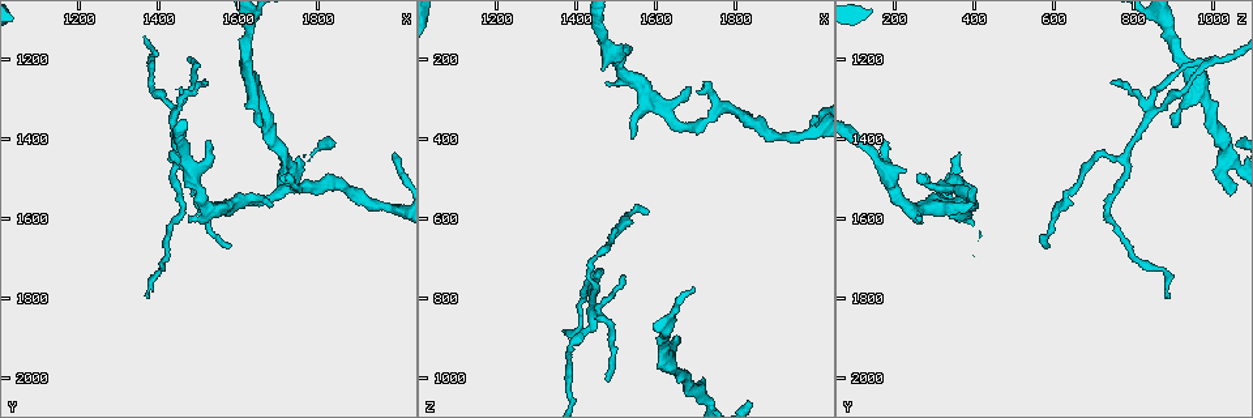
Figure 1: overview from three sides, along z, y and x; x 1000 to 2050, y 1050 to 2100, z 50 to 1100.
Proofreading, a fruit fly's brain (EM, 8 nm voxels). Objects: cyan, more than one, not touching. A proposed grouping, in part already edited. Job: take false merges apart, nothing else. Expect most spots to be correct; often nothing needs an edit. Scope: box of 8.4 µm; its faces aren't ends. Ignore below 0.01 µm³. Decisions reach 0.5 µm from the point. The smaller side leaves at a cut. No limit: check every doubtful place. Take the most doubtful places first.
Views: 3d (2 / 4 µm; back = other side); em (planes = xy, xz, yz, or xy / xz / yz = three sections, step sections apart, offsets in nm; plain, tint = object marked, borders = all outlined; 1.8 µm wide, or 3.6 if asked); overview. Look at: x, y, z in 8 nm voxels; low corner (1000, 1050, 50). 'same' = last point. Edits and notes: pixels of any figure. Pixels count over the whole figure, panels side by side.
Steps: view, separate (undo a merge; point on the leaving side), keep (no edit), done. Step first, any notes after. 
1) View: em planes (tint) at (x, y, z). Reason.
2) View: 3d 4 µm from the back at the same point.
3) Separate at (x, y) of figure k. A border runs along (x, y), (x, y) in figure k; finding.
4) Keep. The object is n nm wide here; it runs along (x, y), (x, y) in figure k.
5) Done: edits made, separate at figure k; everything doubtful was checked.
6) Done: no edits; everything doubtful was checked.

View: 3d 4 µm at (1440, 1330, 845). Two arms in line, one across.

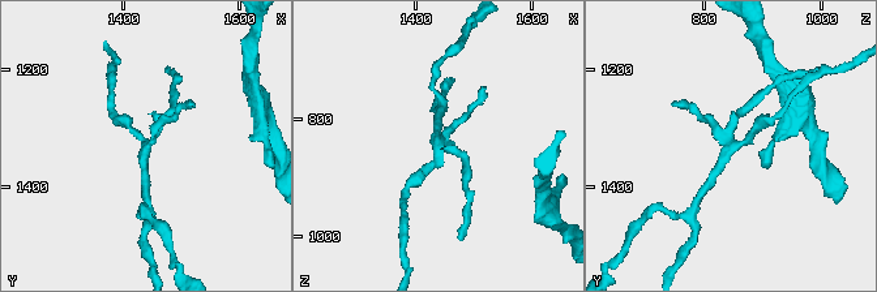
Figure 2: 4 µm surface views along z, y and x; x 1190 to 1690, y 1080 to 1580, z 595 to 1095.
View: em planes (tint) at (1440, 1340, 845).

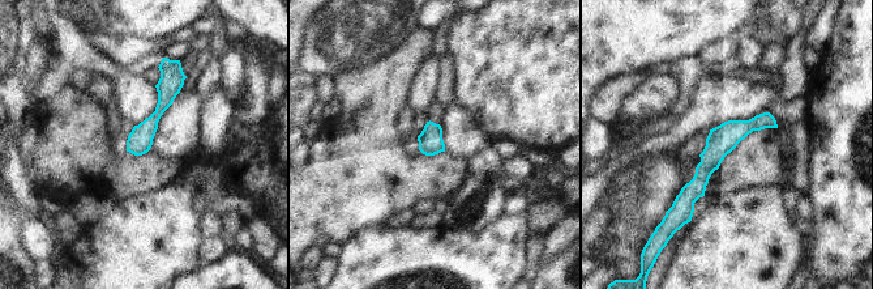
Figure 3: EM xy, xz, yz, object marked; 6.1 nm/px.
Keep. It runs along (766, 115), (711, 157), (687, 211) in figure 3; all the same neuron.

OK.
View: 3d 4 µm at (1450, 1445, 775). Three-way junction.

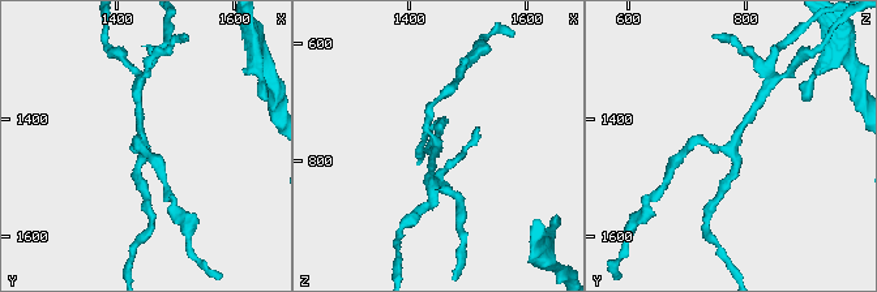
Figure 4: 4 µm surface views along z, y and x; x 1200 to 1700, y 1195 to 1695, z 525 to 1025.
View: em yz step 16 (tint) at (1445, 1450, 770). 3 arms meet here.

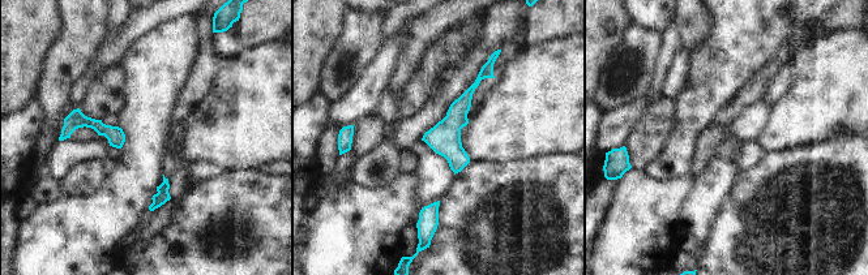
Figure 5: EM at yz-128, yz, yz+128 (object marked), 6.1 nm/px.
View: em planes (tint) at the same point. Another direction.

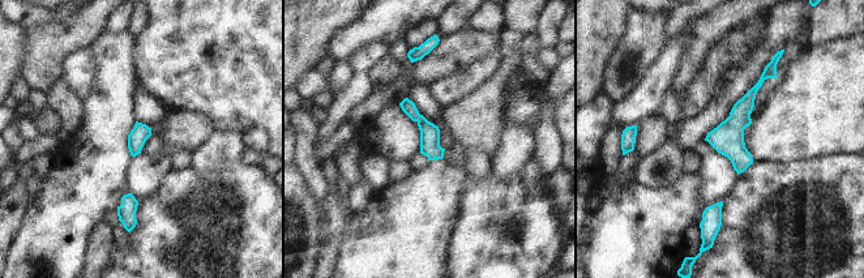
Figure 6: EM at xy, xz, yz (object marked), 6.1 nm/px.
Keep. It runs along (766, 75), (736, 123), (739, 169) in figure 6; all the same neuron.

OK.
View: 3d 2 µm at (1765, 1520, 320).

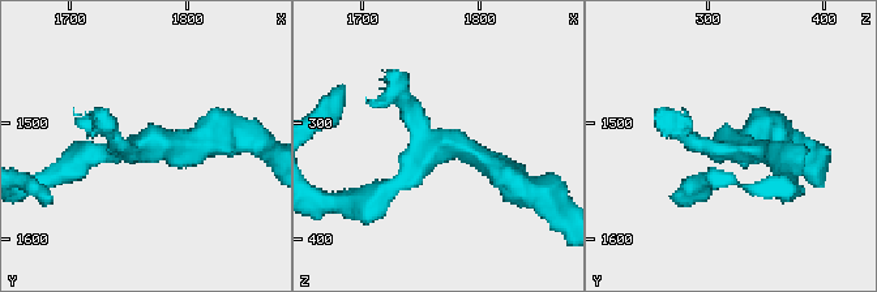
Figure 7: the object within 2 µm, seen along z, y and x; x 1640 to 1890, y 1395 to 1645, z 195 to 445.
View: em xz step 8 (tint) at (1764, 1522, 324). Shape alone is not enough.

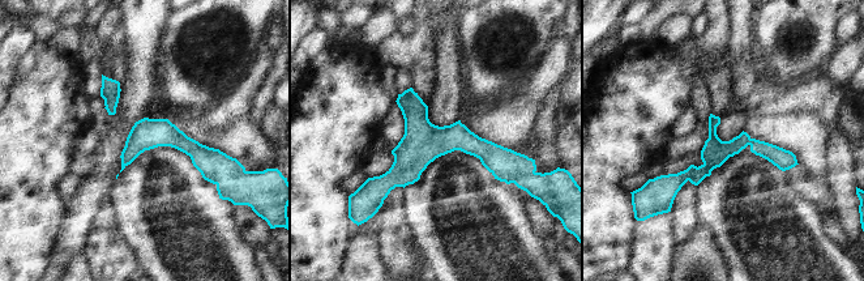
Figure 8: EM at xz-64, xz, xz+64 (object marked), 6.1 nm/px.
View: em planes (borders) at the same point. Cut it another way.

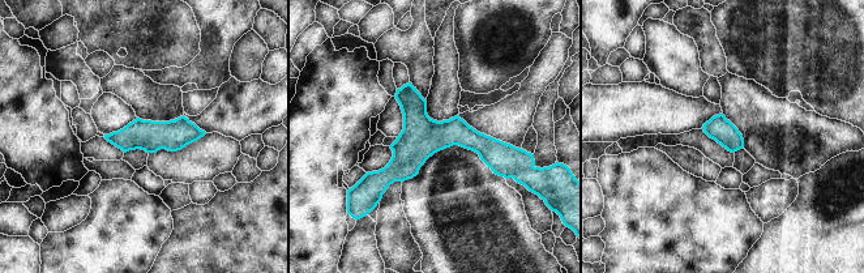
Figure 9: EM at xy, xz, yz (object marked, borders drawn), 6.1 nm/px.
Keep. It runs along (512, 152), (427, 137), (368, 178) in figure 9; all the same neuron.

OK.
Done: no edits; everything doubtful was checked.

